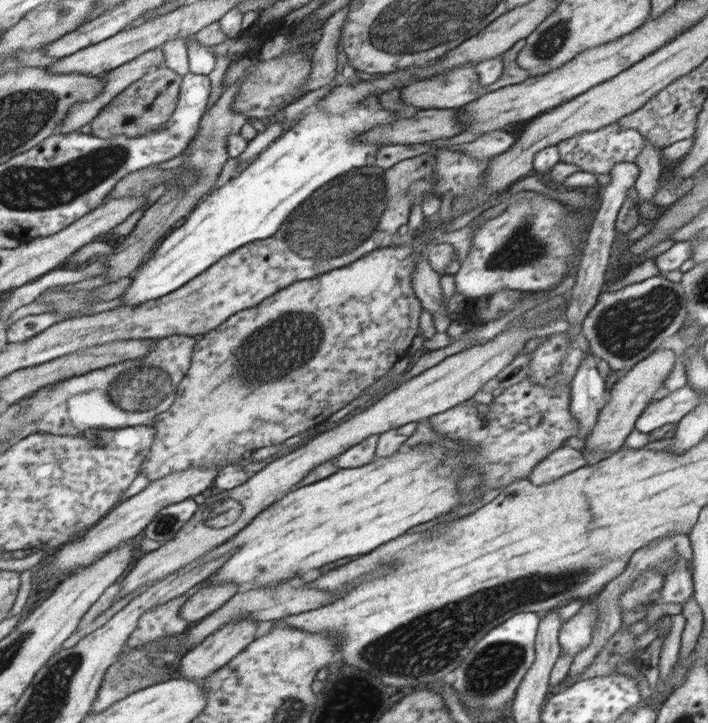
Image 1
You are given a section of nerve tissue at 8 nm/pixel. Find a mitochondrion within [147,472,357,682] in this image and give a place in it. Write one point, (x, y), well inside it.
(164, 525)

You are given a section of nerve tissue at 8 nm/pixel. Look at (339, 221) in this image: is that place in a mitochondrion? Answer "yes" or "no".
yes

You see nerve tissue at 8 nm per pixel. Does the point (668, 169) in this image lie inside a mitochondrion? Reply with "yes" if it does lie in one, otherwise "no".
no

